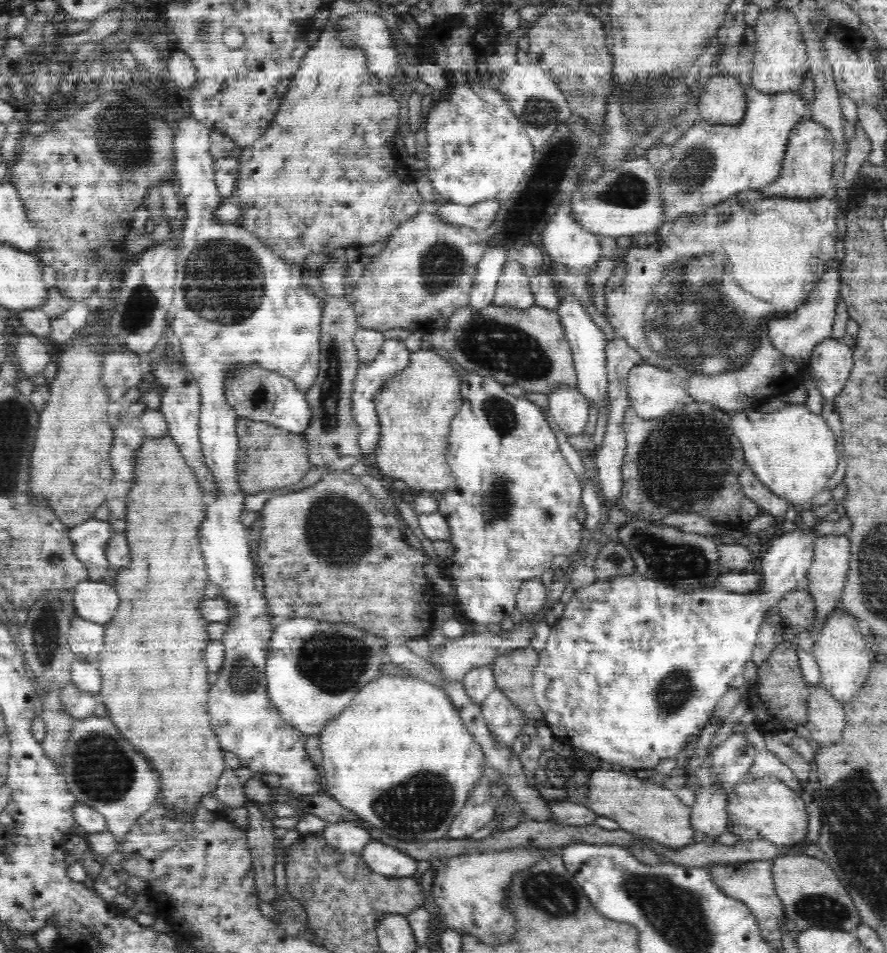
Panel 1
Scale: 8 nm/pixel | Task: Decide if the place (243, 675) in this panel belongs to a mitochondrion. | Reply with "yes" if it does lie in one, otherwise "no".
yes

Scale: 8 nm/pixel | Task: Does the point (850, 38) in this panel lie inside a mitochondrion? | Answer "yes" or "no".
no

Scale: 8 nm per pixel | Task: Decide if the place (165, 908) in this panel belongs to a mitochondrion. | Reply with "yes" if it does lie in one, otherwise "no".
no

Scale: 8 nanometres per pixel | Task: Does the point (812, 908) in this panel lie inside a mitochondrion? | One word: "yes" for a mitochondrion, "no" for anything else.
yes

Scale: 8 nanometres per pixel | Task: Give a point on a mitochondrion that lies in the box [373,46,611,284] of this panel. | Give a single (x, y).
(540, 112)

